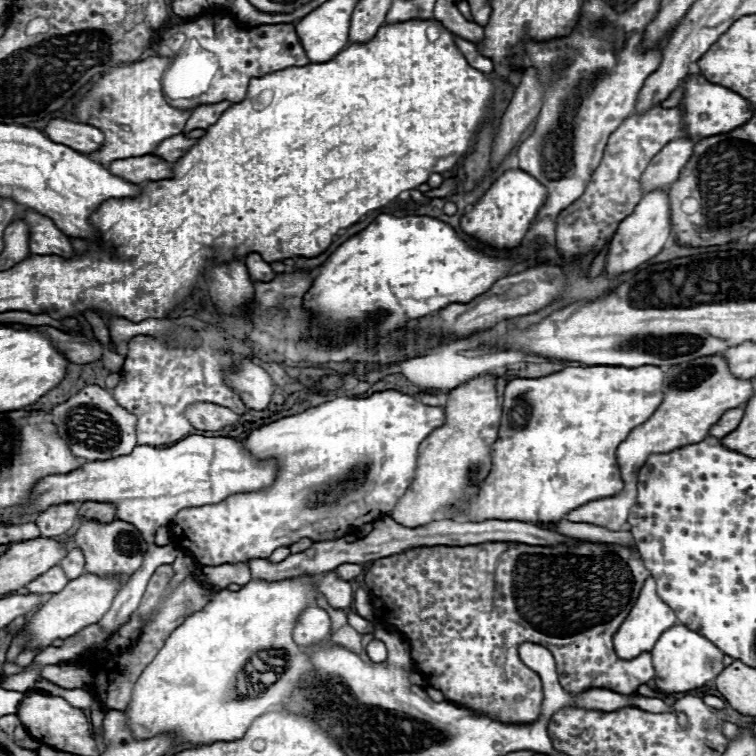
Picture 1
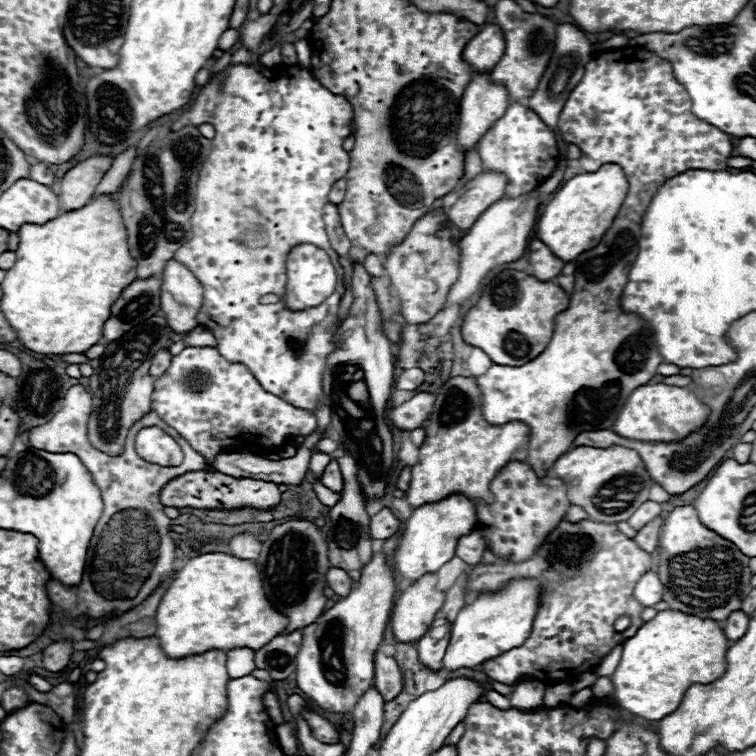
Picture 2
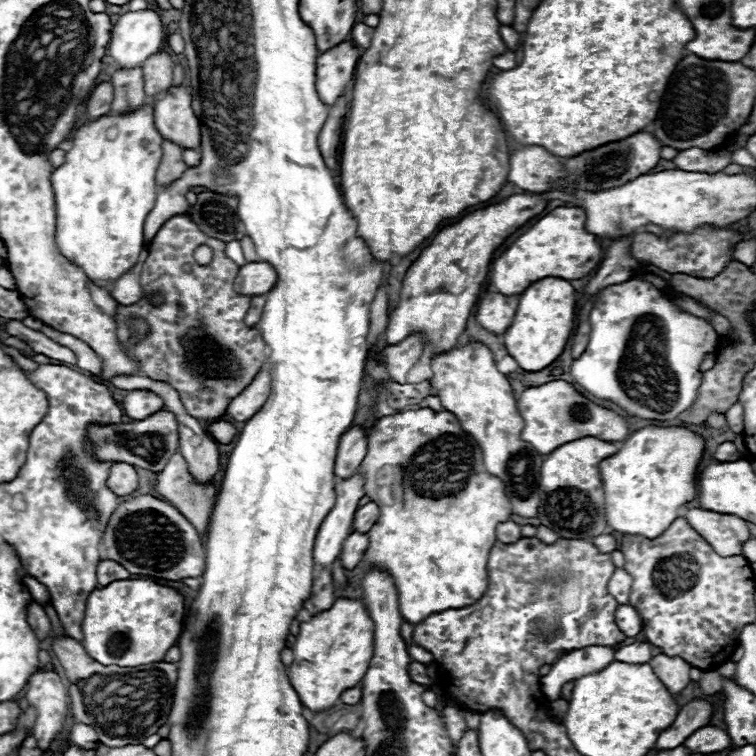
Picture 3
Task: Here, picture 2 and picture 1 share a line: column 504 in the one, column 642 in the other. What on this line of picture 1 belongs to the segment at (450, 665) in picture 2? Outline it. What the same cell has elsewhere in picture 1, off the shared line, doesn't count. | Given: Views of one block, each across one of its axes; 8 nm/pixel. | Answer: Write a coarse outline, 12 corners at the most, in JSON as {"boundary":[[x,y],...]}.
{"boundary":[[654,578],[614,634],[622,660],[650,652],[676,624]]}

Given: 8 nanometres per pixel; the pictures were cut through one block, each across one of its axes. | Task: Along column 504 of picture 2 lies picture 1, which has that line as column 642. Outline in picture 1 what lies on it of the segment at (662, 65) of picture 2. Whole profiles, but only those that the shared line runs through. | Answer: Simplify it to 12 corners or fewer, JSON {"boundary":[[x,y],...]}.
{"boundary":[[658,366],[516,378],[470,520],[550,524],[622,492]]}

